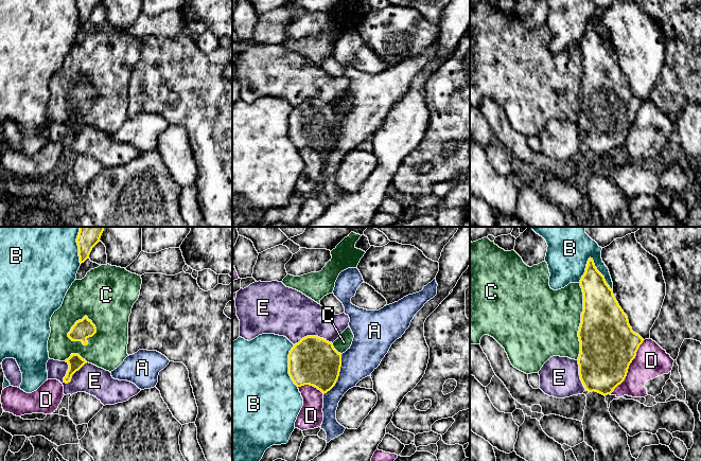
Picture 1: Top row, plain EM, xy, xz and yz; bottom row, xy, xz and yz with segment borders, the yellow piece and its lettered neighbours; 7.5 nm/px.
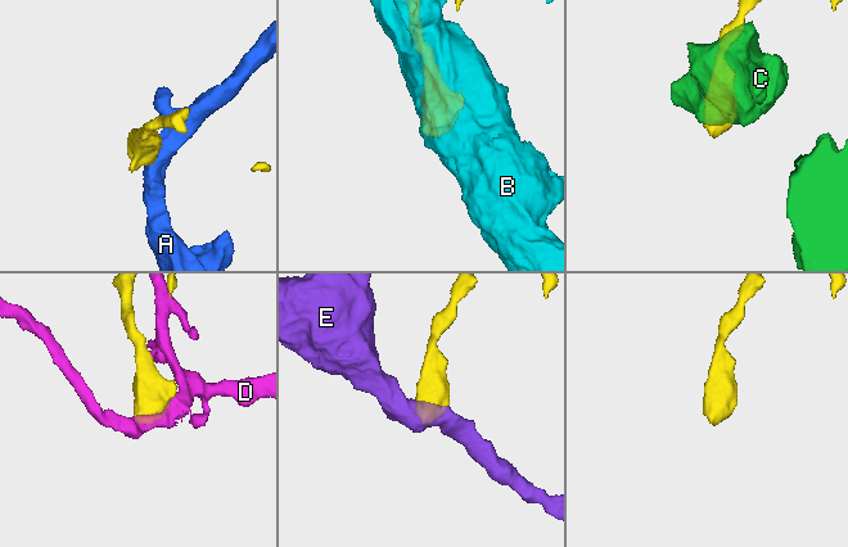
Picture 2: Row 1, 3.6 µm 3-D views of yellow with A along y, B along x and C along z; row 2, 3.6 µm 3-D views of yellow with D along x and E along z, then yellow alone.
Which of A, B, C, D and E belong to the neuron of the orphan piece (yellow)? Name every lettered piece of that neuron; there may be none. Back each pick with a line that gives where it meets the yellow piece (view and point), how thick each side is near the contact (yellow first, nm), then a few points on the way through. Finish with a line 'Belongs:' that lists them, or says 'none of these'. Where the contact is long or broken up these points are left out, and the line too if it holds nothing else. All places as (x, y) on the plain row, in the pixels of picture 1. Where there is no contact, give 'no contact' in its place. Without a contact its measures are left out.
Belongs: none of these

